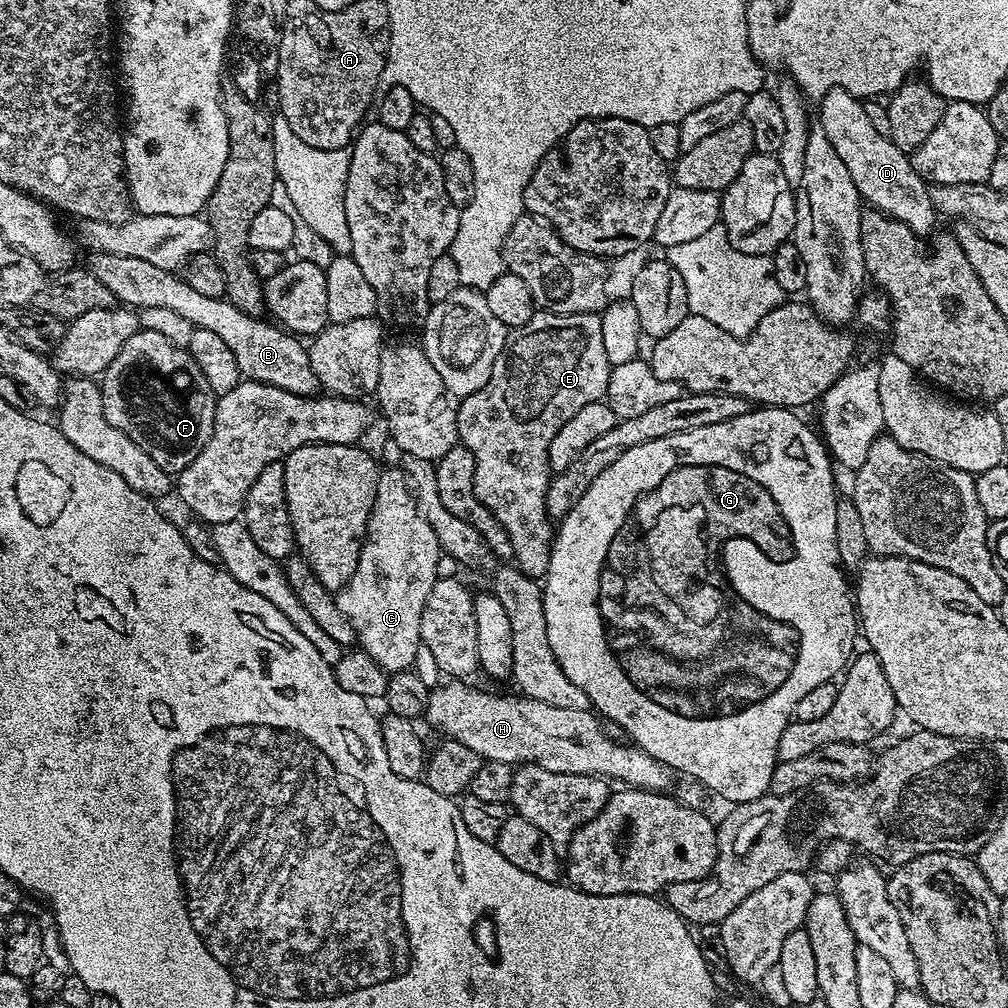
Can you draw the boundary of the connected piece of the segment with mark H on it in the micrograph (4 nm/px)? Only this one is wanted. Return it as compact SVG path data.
M448 682L445 688L433 687L428 693L428 704L426 709L426 719L437 728L449 740L457 740L462 742L462 746L470 746L470 750L474 750L474 754L478 754L483 761L493 760L494 762L508 763L513 766L521 764L533 764L534 766L542 766L542 770L554 770L554 774L582 774L583 776L603 776L609 782L621 780L621 785L630 788L643 788L645 792L664 792L672 784L674 773L672 769L666 767L662 762L658 762L658 758L654 758L650 754L646 754L635 746L629 746L627 743L619 744L616 740L611 740L610 737L604 733L605 725L591 711L585 708L563 708L562 706L550 706L541 700L529 700L523 694L515 694L516 696L491 696L488 692L479 692L476 688L471 688L468 682Z

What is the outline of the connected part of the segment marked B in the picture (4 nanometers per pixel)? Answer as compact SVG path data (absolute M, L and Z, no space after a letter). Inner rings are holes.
M92 252L89 257L86 261L88 271L110 289L110 294L114 294L121 305L133 310L150 306L166 307L166 310L175 310L186 318L193 328L218 334L218 338L222 338L222 342L226 342L234 353L234 362L238 362L243 379L278 386L299 396L317 395L320 383L310 366L308 349L293 333L275 323L267 324L267 319L248 316L227 298L206 298L206 294L198 294L198 290L192 289L176 272L162 270L162 266L154 266L143 258L122 258L118 254L105 252Z

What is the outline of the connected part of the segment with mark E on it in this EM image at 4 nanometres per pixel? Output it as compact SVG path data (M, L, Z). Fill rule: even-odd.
M540 310L526 326L509 335L490 370L486 386L463 397L456 408L459 443L465 444L474 454L474 490L504 527L506 544L516 555L515 567L533 578L547 573L554 539L554 524L546 510L550 442L554 442L554 434L558 434L582 406L590 406L607 397L611 373L612 365L606 358L606 345L602 342L602 322L597 313L559 316Z

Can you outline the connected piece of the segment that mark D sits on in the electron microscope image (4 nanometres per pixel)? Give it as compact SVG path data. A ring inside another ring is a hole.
M841 88L830 90L819 97L820 120L818 127L824 131L828 144L834 146L847 176L854 178L861 201L868 200L873 209L883 212L892 220L902 222L911 232L924 238L933 231L938 213L930 202L929 184L919 176L912 165L909 153L898 150L889 136L878 134L870 117L866 115L864 100Z

